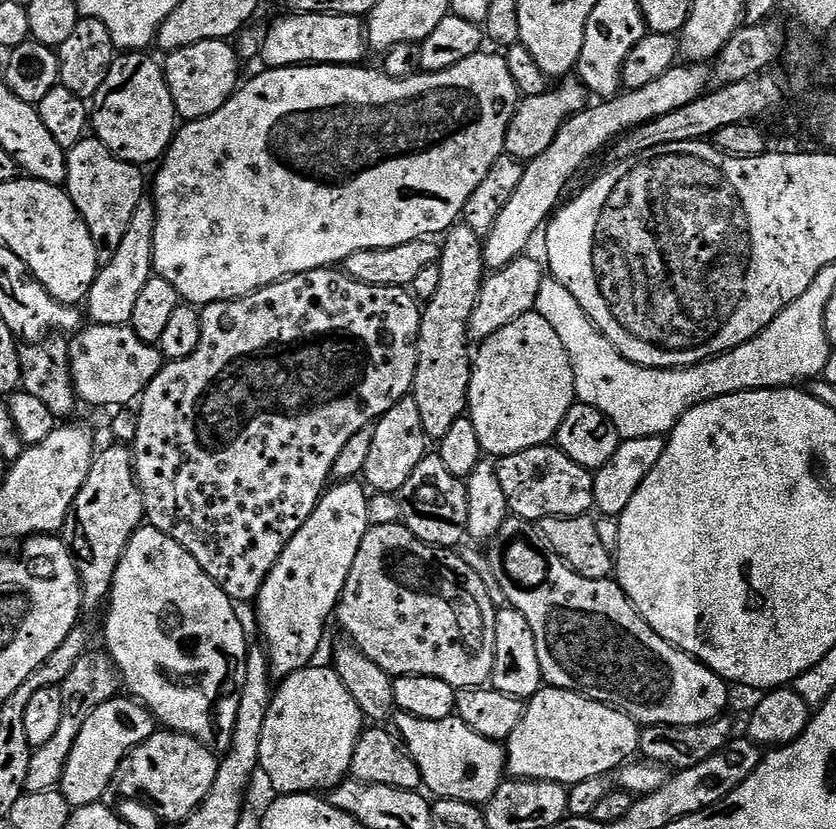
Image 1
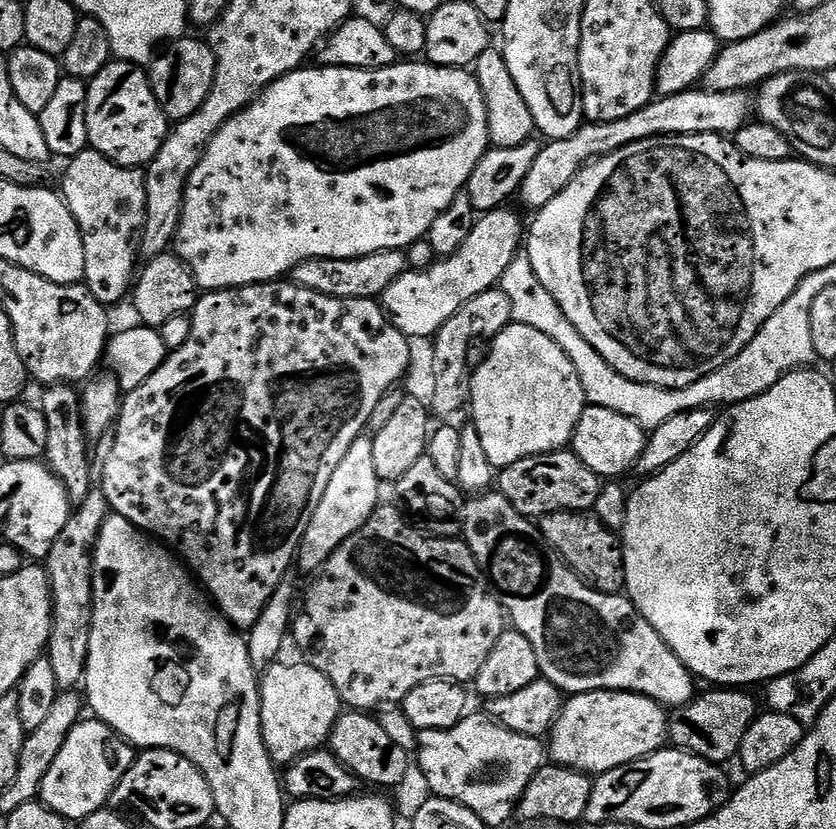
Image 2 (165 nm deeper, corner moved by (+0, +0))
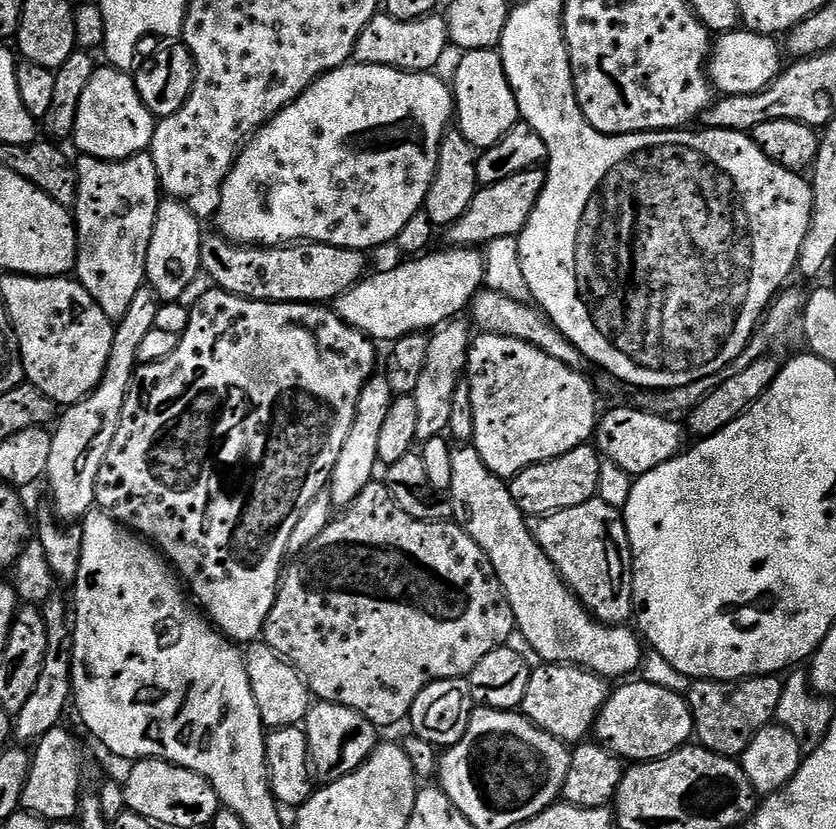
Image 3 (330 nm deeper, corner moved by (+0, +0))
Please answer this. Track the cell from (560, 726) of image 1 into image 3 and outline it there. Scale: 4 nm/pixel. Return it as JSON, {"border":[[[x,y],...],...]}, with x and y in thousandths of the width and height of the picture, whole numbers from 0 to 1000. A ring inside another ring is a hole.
{"border":[[[769,818],[761,819],[743,824],[746,826],[728,838],[713,867],[711,888],[728,907],[748,918],[789,917],[829,891],[828,858],[815,836],[775,825]]]}

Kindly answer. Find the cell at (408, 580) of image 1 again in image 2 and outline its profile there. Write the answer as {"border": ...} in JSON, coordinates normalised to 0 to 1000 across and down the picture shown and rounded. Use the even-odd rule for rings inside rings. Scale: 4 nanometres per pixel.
{"border":[[[461,610],[451,612],[450,618],[444,622],[440,628],[437,630],[427,642],[419,644],[419,649],[414,649],[414,654],[409,654],[397,668],[395,668],[391,678],[384,683],[383,689],[377,691],[373,706],[368,709],[368,715],[364,719],[364,735],[353,739],[349,749],[349,756],[347,759],[348,776],[354,776],[354,782],[360,786],[362,800],[376,803],[376,808],[380,808],[385,813],[390,813],[390,818],[395,818],[395,823],[400,823],[400,832],[404,832],[407,838],[408,850],[415,852],[421,856],[450,856],[456,852],[474,852],[483,846],[486,837],[490,837],[490,832],[495,832],[495,828],[505,828],[510,823],[516,820],[538,820],[551,828],[568,821],[572,808],[577,808],[578,801],[581,799],[581,794],[586,794],[586,784],[591,784],[591,774],[596,774],[596,770],[605,761],[605,739],[603,732],[598,730],[594,715],[586,708],[585,696],[581,694],[580,686],[569,677],[567,668],[560,661],[560,657],[555,655],[550,649],[532,649],[530,647],[514,647],[502,641],[501,637],[494,634],[488,624],[483,621],[482,616],[477,612],[470,610],[470,613],[459,613]]]}

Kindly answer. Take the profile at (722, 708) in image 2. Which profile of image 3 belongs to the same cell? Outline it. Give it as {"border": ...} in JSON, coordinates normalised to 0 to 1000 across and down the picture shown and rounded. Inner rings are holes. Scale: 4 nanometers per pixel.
{"border":[[[932,814],[896,815],[894,820],[833,820],[821,836],[821,843],[828,858],[828,877],[836,901],[848,902],[861,912],[877,914],[889,912],[902,885],[907,885],[907,881],[911,881],[927,870],[937,831],[938,820]]]}

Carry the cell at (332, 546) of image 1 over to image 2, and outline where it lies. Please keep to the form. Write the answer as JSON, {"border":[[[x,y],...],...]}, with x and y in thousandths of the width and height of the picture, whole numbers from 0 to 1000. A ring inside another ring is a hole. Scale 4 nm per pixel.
{"border":[[[433,524],[414,543],[409,557],[404,557],[404,567],[395,577],[395,586],[390,586],[390,596],[385,596],[385,606],[376,615],[371,630],[366,634],[364,647],[356,662],[356,685],[370,692],[383,689],[395,668],[404,661],[419,644],[423,644],[450,618],[455,603],[457,581],[452,577],[452,567],[447,567],[447,538],[445,526]]]}

